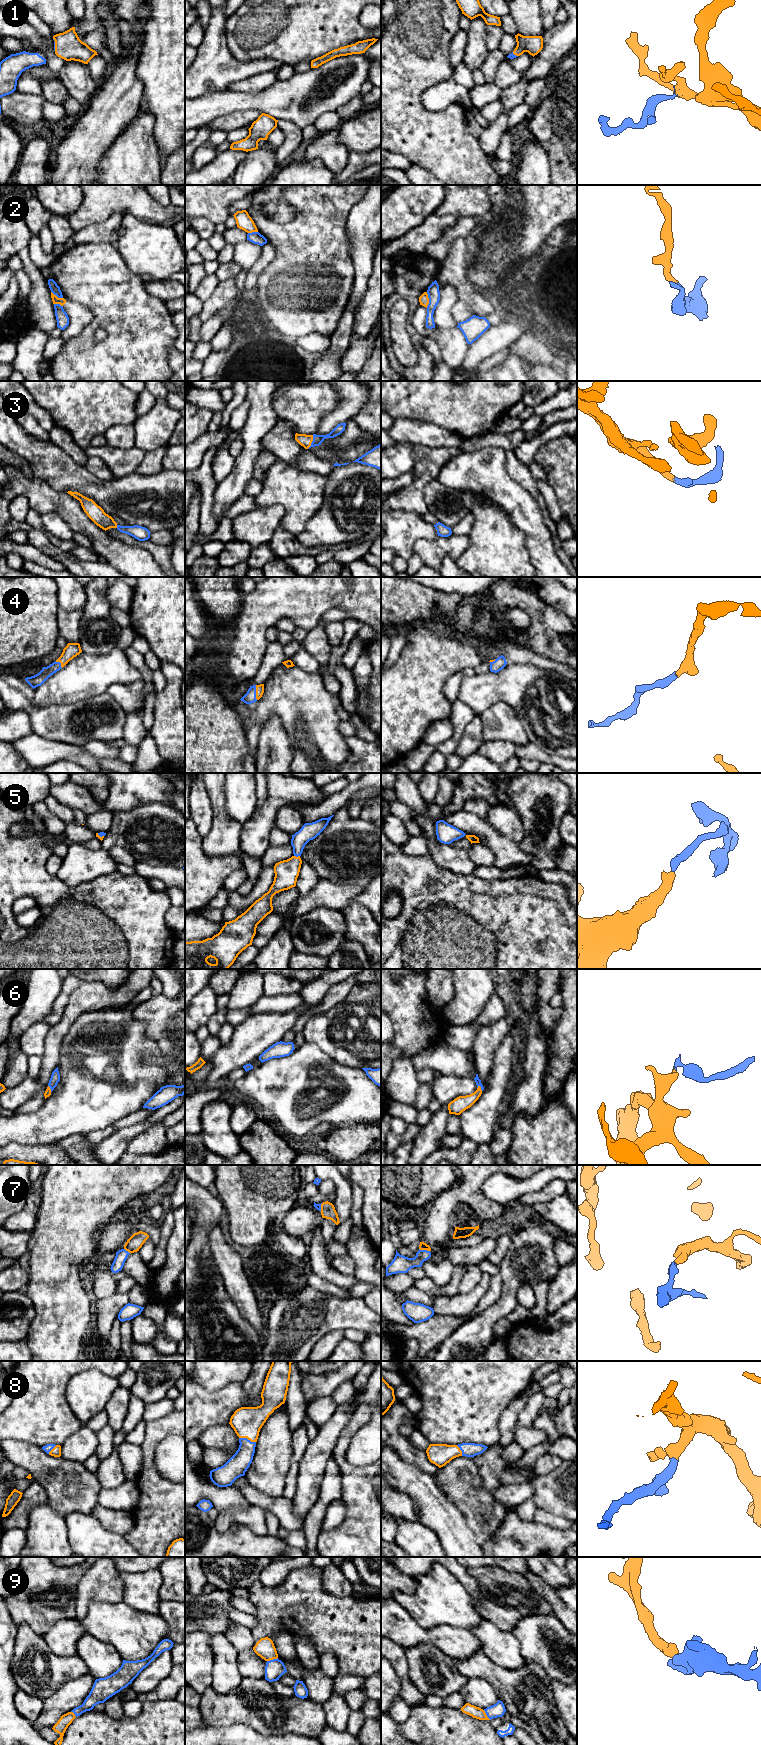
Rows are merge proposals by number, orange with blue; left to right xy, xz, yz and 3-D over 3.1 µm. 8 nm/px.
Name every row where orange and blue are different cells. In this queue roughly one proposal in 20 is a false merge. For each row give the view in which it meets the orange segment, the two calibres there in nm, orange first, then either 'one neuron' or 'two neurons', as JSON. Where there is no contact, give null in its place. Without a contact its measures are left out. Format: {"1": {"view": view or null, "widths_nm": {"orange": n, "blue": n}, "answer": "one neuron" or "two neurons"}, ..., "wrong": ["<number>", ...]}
{"1": {"view": "xy", "widths_nm": {"orange": 220, "blue": 20}, "answer": "one neuron"}, "2": {"view": "yz", "widths_nm": {"orange": 80, "blue": 100}, "answer": "two neurons"}, "3": {"view": "xz", "widths_nm": {"orange": 100, "blue": 80}, "answer": "one neuron"}, "4": {"view": "xz", "widths_nm": {"orange": 60, "blue": 100}, "answer": "one neuron"}, "5": {"view": "xz", "widths_nm": {"orange": 190, "blue": 140}, "answer": "one neuron"}, "6": {"view": "yz", "widths_nm": {"orange": 120, "blue": 50}, "answer": "one neuron"}, "7": {"view": "yz", "widths_nm": {"orange": 60, "blue": 140}, "answer": "one neuron"}, "8": {"view": "xz", "widths_nm": {"orange": 240, "blue": 170}, "answer": "one neuron"}, "9": {"view": "xz", "widths_nm": {"orange": 150, "blue": 160}, "answer": "one neuron"}, "wrong": ["2"]}

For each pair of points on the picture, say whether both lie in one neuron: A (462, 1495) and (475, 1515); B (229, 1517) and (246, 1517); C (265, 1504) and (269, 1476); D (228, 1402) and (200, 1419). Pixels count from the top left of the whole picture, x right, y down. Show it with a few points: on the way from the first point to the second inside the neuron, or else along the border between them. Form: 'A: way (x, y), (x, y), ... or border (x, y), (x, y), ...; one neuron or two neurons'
A: way (467, 1500), (475, 1510); one neuron
B: way (233, 1517), (242, 1517); one neuron
C: border (247, 1481), (263, 1493), (273, 1497), (282, 1496); two neurons
D: way (221, 1404), (207, 1412); one neuron

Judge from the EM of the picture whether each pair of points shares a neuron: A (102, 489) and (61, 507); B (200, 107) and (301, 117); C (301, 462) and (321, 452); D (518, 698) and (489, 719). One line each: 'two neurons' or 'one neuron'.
A: two neurons
B: one neuron
C: two neurons
D: two neurons

